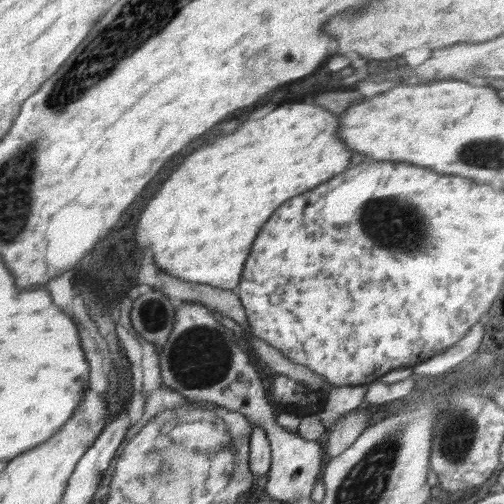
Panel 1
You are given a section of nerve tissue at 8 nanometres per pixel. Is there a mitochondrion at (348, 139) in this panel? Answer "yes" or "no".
no

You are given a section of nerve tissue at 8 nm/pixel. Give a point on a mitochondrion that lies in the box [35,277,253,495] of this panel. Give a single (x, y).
(201, 357)

